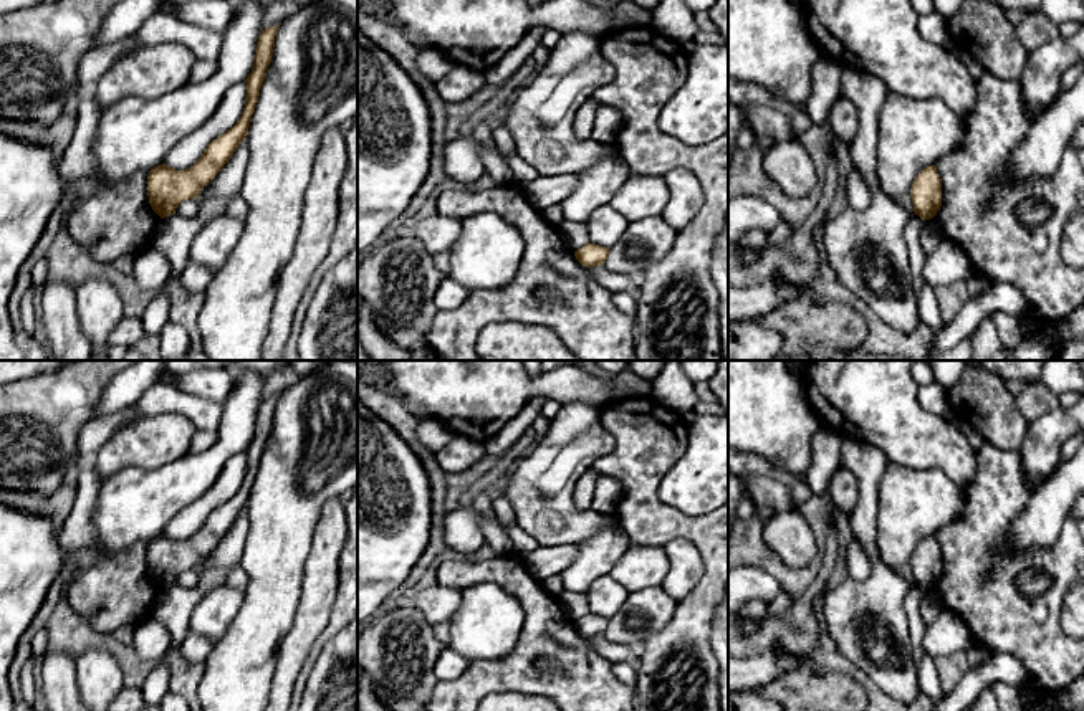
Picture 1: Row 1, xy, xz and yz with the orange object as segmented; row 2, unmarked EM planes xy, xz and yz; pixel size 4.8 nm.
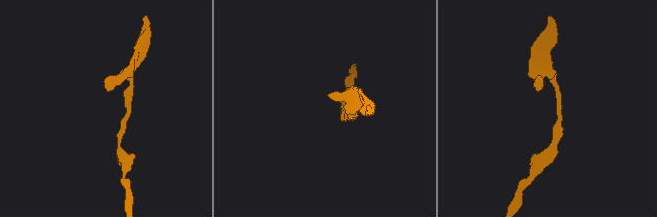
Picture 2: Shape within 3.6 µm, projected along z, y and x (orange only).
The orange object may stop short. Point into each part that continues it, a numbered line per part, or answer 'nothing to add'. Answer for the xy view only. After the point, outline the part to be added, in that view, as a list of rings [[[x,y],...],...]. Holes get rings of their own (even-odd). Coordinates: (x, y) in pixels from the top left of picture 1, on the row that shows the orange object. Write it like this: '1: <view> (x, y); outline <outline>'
nothing to add

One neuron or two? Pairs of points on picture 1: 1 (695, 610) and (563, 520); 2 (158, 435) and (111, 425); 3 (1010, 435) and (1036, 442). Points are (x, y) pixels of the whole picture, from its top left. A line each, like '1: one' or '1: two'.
1: two
2: two
3: two

